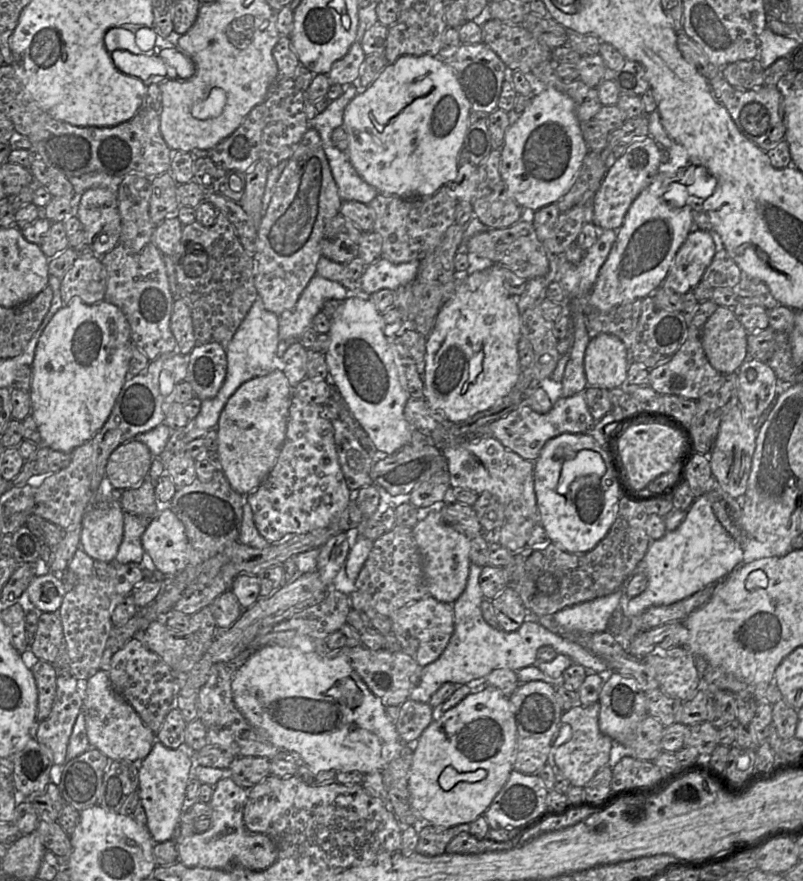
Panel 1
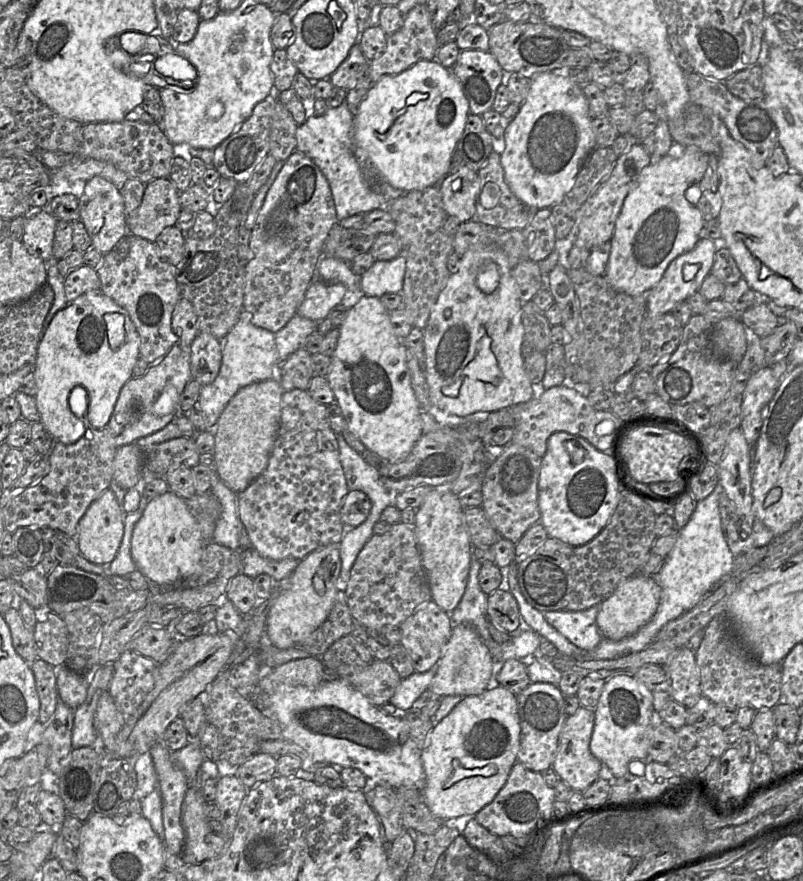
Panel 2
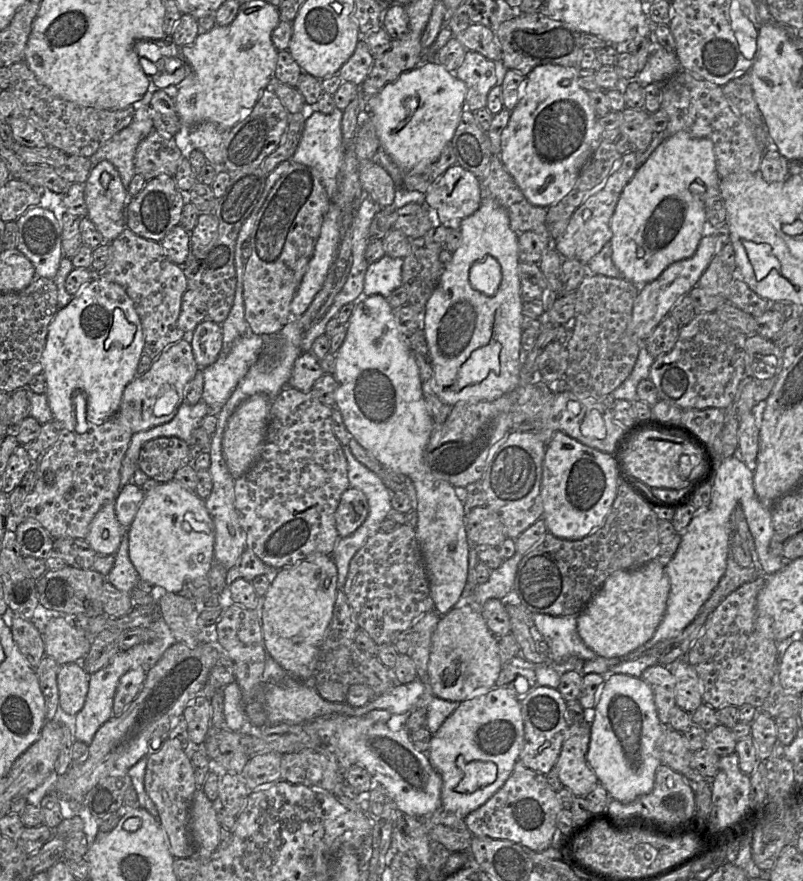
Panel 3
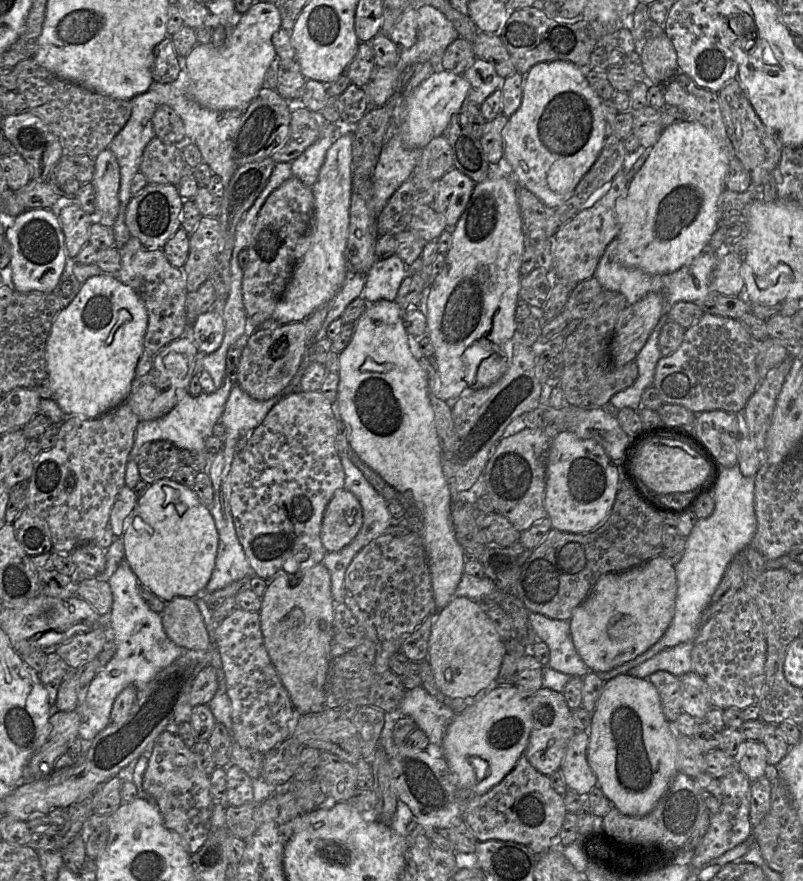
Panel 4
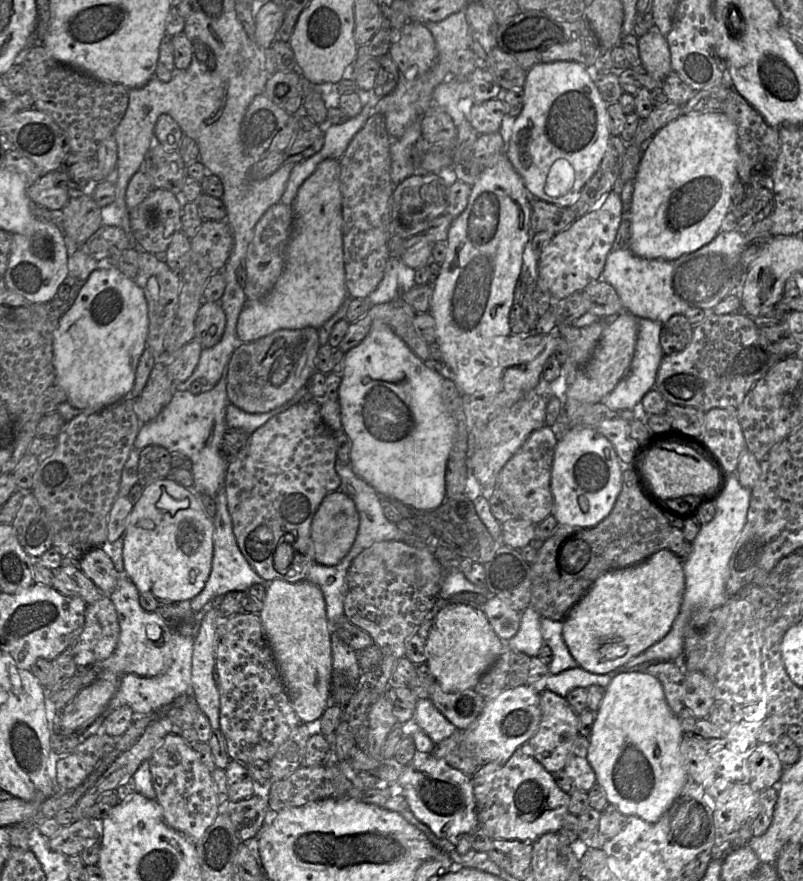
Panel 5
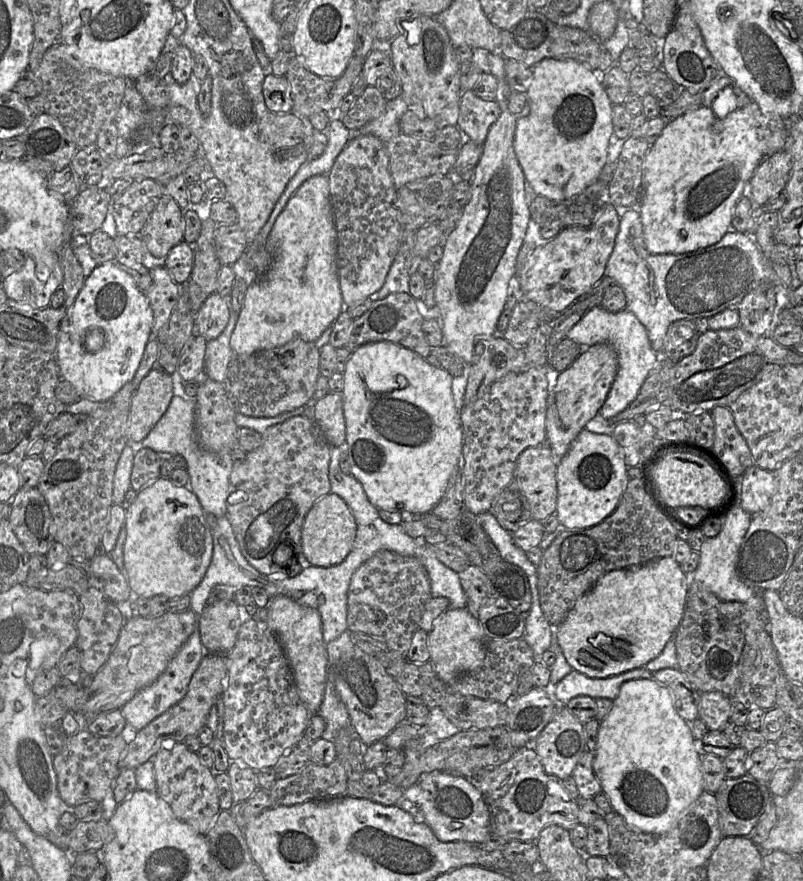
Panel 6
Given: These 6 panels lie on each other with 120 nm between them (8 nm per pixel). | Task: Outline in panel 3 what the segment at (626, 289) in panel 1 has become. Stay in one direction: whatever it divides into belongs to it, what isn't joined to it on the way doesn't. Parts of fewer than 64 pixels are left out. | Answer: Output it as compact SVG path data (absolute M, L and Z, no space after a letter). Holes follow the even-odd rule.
M685 132L664 139L623 189L610 220L612 260L624 279L640 287L656 280L674 262L688 259L695 254L703 237L706 213L704 195L693 196L689 185L701 180L707 189L717 185L719 179L711 140L695 138Z

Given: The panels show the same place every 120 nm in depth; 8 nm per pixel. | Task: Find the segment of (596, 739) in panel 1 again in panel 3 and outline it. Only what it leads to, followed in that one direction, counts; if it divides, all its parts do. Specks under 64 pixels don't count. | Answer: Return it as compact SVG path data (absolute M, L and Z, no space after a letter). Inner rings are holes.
M584 719L569 725L555 769L562 783L575 797L584 798L599 782L586 761L591 725Z

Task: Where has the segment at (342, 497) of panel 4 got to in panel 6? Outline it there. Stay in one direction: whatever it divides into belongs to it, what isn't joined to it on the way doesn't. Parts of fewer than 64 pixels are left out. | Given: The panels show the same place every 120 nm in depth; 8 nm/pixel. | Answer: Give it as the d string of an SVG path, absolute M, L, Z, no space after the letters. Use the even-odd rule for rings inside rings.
M335 493L319 498L307 512L302 525L301 546L307 561L317 567L340 564L350 553L356 537L356 522L347 503Z

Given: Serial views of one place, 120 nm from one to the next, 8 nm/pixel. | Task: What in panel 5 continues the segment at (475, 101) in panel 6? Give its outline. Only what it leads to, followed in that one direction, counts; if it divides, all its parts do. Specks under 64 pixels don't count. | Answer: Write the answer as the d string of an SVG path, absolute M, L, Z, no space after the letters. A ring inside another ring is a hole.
M500 98L489 99L473 103L468 111L467 120L479 135L490 134L499 131L506 113L505 104Z

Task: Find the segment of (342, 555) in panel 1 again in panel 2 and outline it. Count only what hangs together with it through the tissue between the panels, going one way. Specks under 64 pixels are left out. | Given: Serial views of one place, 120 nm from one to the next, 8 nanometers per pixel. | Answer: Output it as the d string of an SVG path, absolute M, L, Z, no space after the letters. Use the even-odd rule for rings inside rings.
M329 544L299 560L294 571L287 578L278 581L281 583L281 589L274 594L265 628L265 634L273 646L279 649L293 647L325 621L335 601L337 593L335 584L340 570L339 546Z

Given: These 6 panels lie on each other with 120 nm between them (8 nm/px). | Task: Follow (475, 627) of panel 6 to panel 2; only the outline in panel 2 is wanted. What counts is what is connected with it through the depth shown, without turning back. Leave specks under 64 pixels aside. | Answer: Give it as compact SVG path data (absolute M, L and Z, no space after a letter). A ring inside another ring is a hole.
M468 624L453 625L451 635L436 664L435 676L428 688L434 697L480 695L487 690L489 680L496 674L490 651L473 627Z

